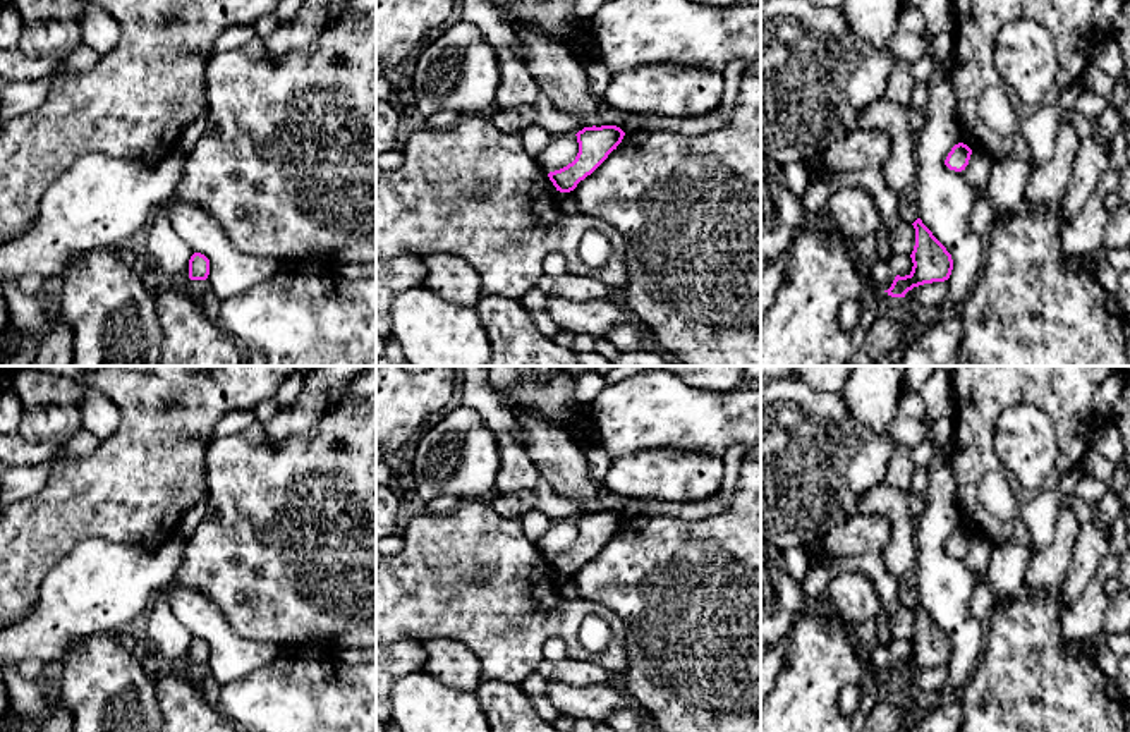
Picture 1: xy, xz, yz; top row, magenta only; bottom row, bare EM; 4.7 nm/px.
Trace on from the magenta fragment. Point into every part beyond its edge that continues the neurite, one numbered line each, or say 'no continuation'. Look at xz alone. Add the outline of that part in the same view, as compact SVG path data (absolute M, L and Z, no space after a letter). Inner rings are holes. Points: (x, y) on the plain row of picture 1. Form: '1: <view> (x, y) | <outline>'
no continuation

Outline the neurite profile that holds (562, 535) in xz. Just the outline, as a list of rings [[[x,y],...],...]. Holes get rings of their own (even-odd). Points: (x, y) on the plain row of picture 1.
[[[575,519],[555,521],[550,531],[536,543],[541,553],[550,558],[572,548],[579,538]]]

